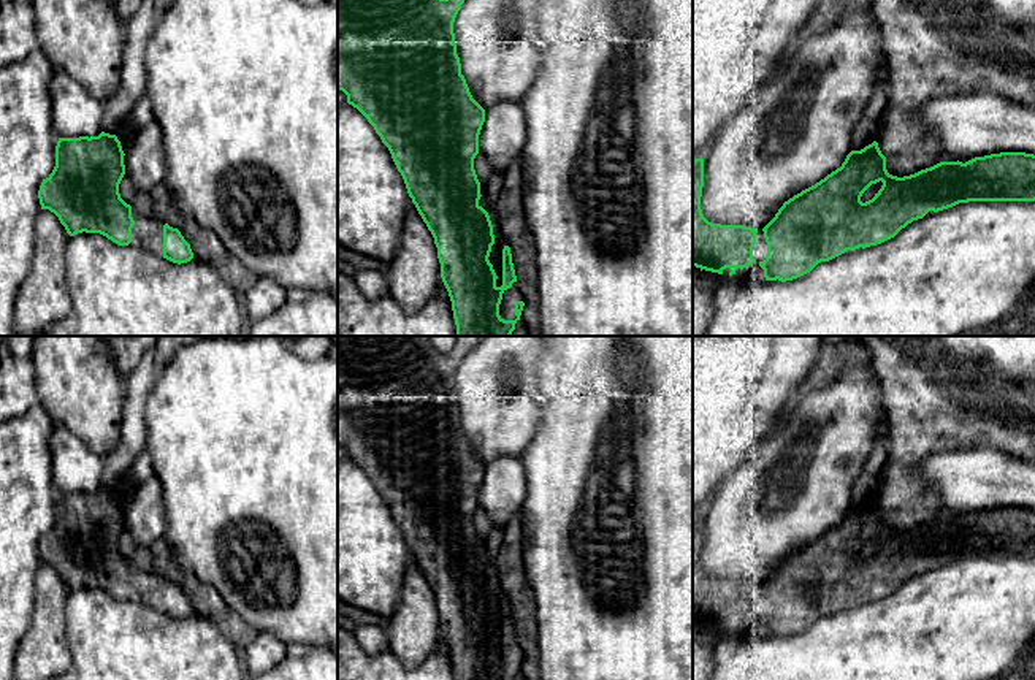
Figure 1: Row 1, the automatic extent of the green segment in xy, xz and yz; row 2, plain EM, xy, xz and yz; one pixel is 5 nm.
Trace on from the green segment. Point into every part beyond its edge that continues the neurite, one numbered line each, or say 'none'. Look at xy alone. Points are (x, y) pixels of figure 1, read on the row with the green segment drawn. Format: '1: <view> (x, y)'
1: xy (148, 232)

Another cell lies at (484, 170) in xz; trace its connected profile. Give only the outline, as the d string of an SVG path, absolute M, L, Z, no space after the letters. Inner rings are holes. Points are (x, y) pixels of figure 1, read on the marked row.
M482 152L474 159L474 170L480 184L487 184L493 174L493 166Z

